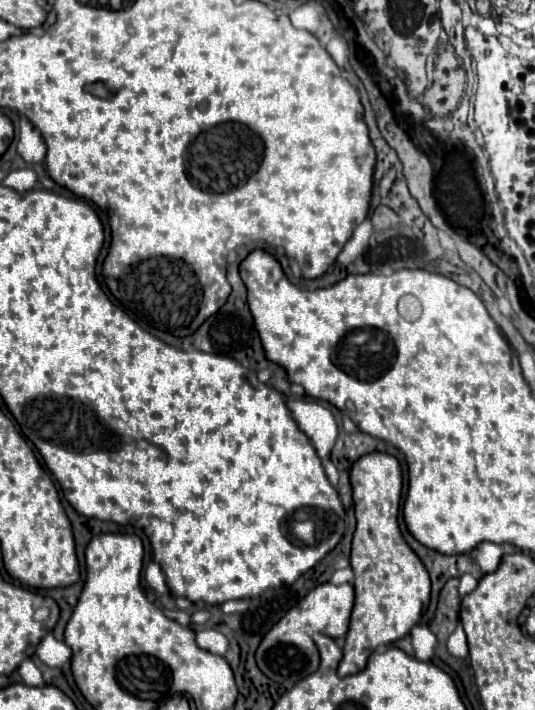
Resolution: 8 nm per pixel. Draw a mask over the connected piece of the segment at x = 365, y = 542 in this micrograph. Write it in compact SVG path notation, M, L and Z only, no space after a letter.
M382 452L366 454L352 466L350 482L358 520L350 558L356 576L356 602L338 676L362 672L368 664L370 654L378 646L386 646L408 636L430 606L430 576L424 564L402 538L398 526L398 510L402 498L400 462L394 456Z

